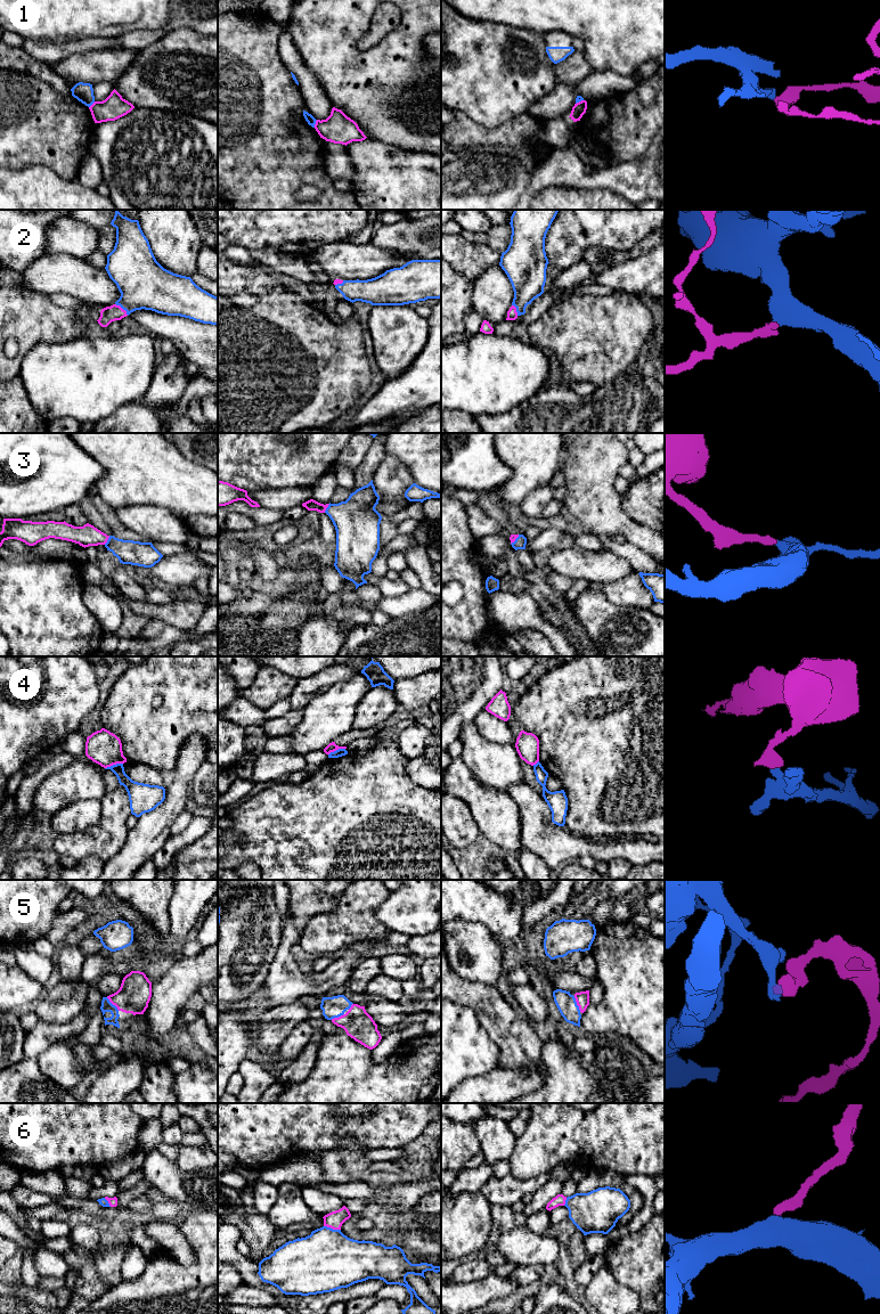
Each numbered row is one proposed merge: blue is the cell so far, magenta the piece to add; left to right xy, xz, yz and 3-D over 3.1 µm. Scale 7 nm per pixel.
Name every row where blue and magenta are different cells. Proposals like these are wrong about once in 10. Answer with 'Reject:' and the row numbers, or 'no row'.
Reject: 1, 4

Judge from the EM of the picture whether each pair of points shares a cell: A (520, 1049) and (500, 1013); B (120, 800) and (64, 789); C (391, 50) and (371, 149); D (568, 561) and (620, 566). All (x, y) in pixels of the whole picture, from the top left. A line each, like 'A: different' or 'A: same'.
A: same
B: different
C: different
D: same

